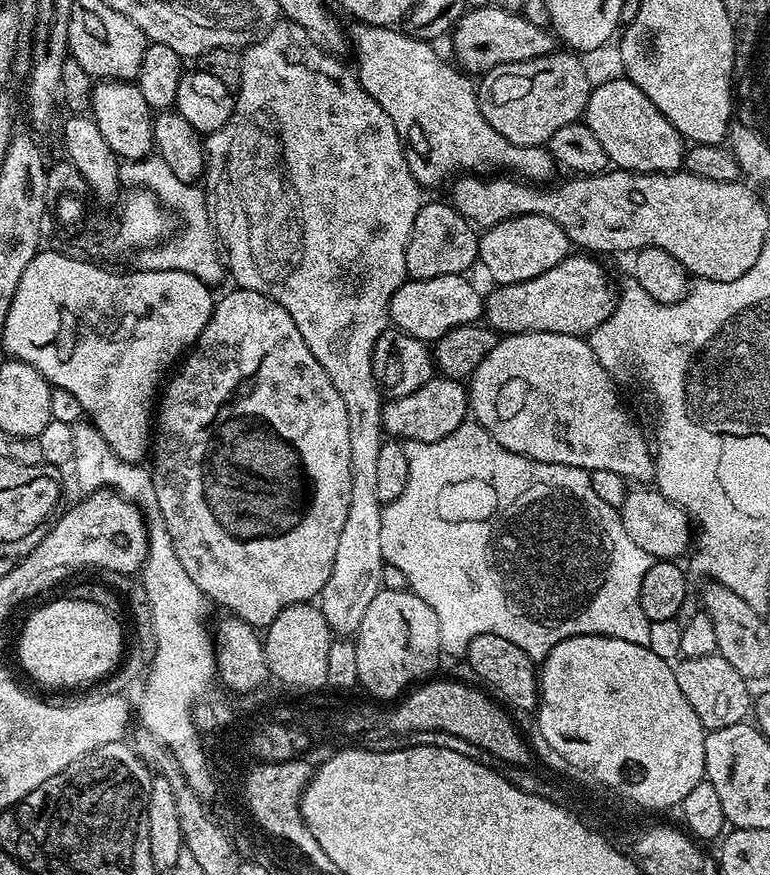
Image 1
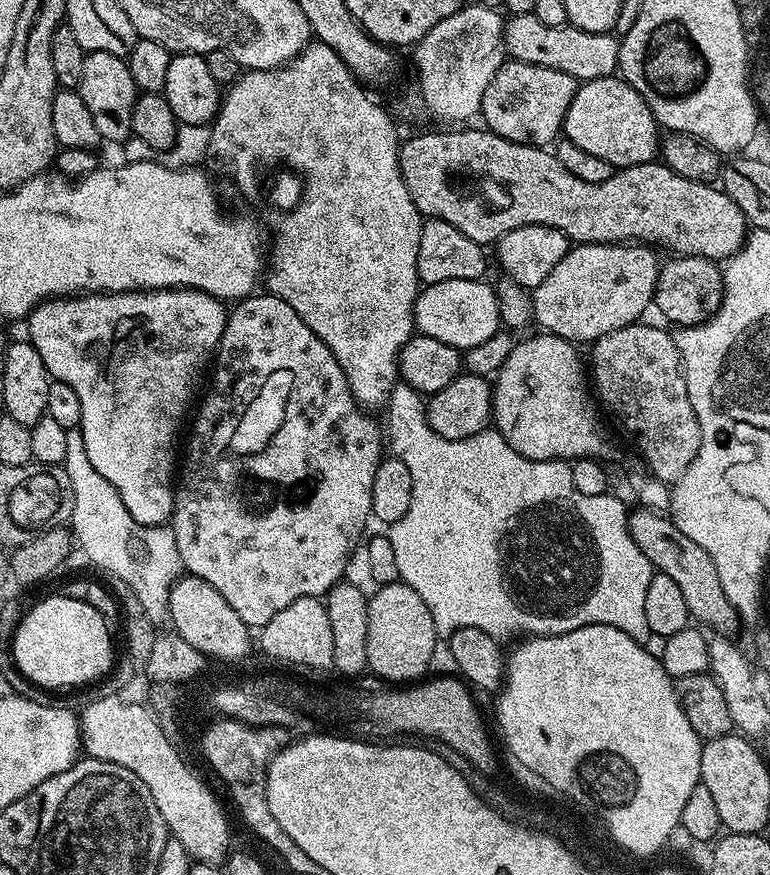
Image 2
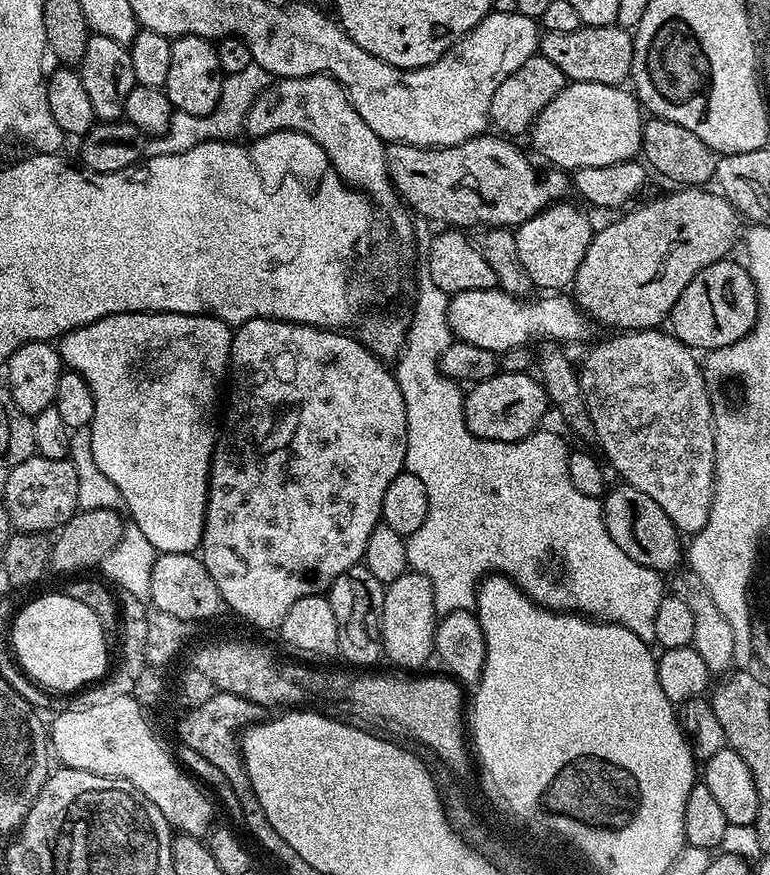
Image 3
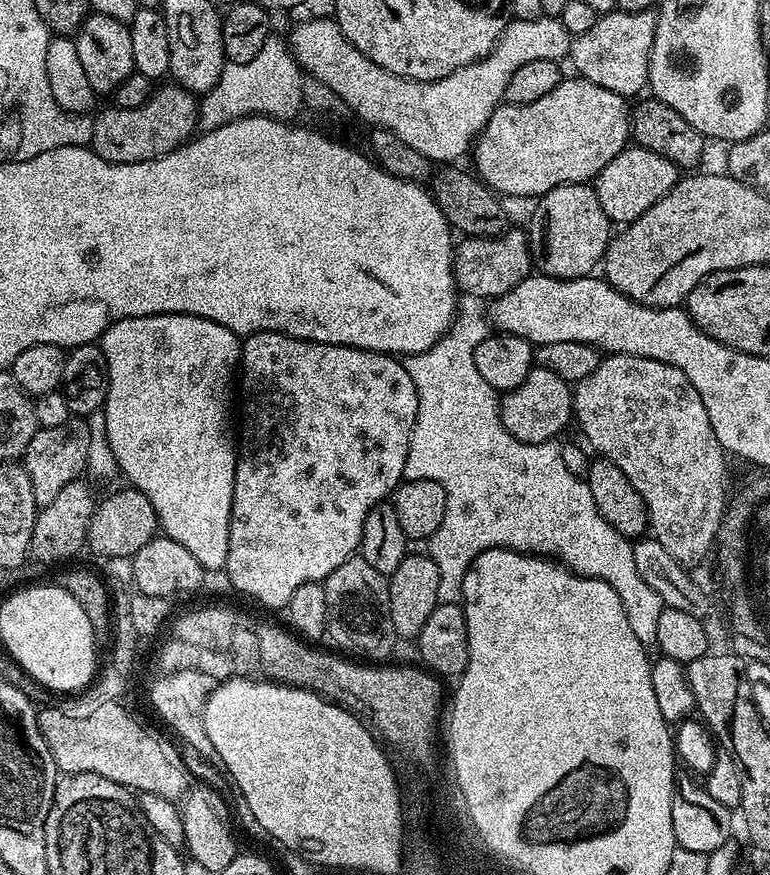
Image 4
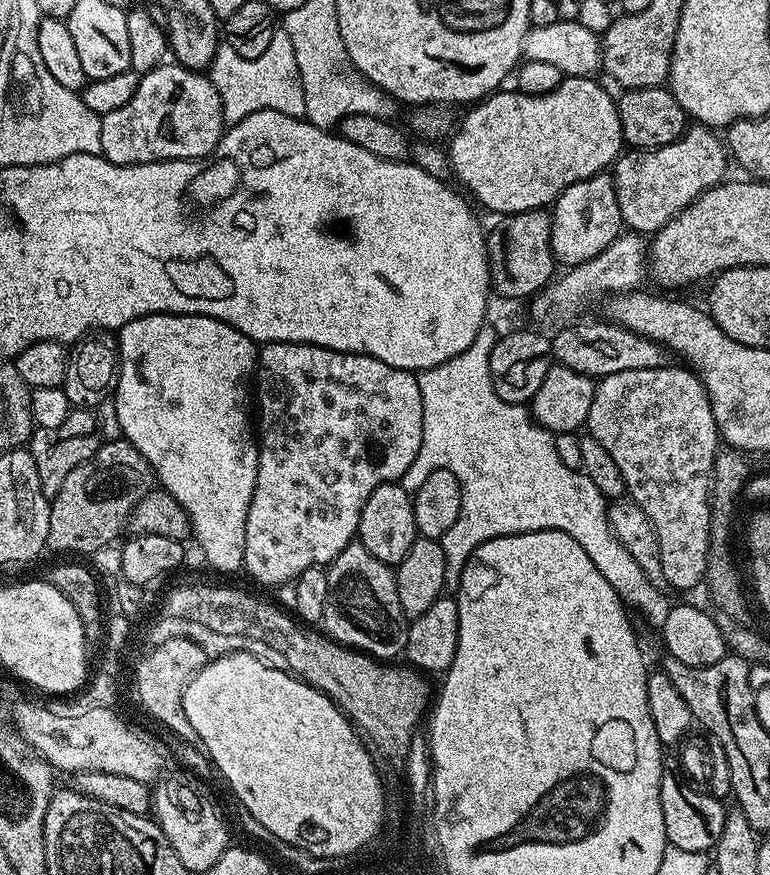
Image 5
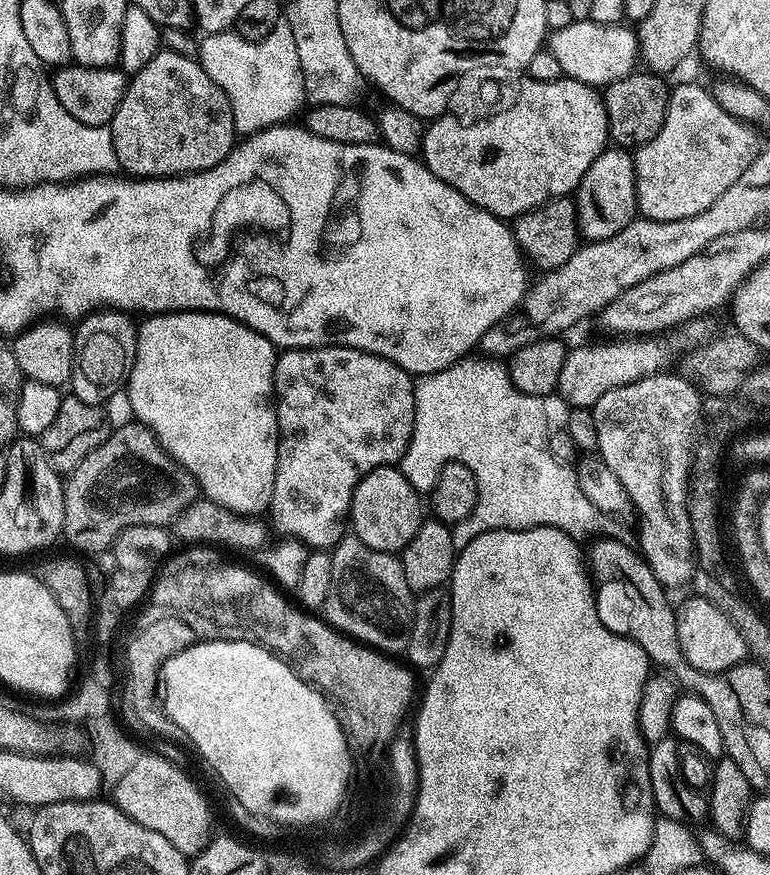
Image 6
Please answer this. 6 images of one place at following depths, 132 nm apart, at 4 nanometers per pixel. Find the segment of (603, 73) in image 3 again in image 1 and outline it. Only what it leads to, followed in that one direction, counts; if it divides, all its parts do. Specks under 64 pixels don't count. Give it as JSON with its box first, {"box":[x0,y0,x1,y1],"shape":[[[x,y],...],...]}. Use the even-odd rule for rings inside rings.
{"box":[450,7,558,74],"shape":[[[498,7],[474,8],[461,16],[450,39],[456,47],[455,63],[465,73],[483,74],[499,64],[526,62],[557,51],[558,40],[548,28],[539,28],[519,12],[507,12]]]}

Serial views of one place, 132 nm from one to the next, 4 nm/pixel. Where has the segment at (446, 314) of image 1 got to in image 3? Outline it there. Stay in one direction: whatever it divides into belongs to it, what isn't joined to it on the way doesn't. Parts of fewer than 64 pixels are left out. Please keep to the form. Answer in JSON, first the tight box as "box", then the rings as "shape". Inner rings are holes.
{"box":[448,287,589,354],"shape":[[[498,287],[454,292],[448,302],[448,325],[452,327],[456,340],[465,340],[467,344],[482,346],[482,350],[497,354],[502,354],[514,346],[525,346],[529,342],[566,342],[580,340],[587,334],[589,321],[571,295],[541,296],[544,296],[541,300],[529,299],[525,302],[521,297],[511,296]],[[528,302],[529,304],[524,304]]]}

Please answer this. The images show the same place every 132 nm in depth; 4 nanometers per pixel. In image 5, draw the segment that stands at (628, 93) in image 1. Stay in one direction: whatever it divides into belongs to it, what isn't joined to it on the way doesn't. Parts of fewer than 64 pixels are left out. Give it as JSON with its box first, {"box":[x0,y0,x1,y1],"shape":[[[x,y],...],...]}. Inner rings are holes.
{"box":[451,76,622,214],"shape":[[[569,76],[545,96],[497,90],[481,99],[464,120],[464,132],[452,140],[451,171],[486,207],[499,214],[529,212],[551,205],[574,182],[599,176],[622,152],[622,133],[616,100],[586,76]]]}

